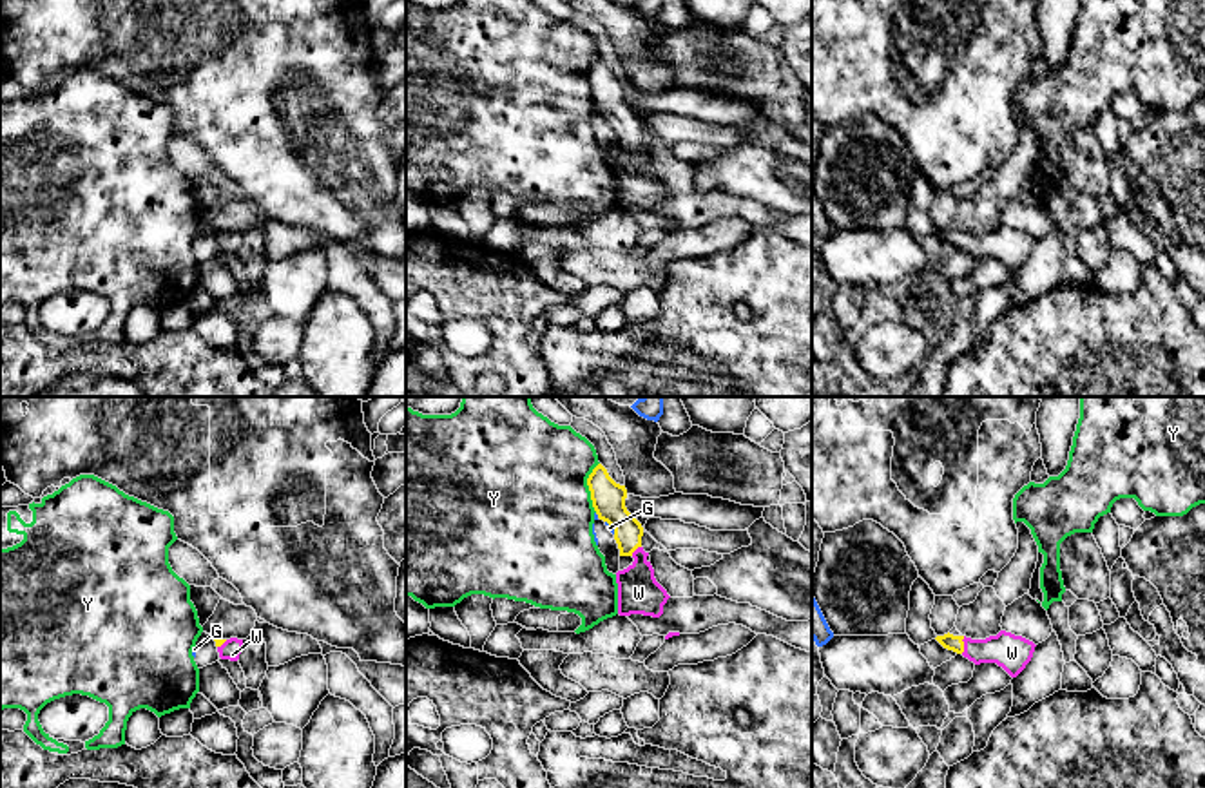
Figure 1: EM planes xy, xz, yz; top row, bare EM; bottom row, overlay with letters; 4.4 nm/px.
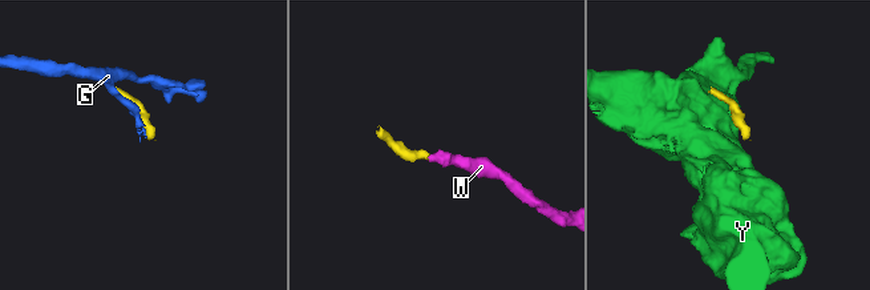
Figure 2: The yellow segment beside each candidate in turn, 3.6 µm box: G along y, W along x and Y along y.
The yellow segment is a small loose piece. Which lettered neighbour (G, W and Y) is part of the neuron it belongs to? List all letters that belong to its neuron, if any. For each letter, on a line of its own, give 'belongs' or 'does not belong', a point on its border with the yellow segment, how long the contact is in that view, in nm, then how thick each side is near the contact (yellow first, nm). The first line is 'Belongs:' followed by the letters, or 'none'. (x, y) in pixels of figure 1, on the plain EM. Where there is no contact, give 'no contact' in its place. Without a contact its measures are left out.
Belongs: W
G: does not belong; contact xz (611, 120); length 80 nm; calibres 150 and 20 nm
W: belongs; contact yz (963, 240); length 80 nm; calibres 70 and 160 nm
Y: does not belong; contact xz (589, 82); length 220 nm; calibres 150 and 500 nm

